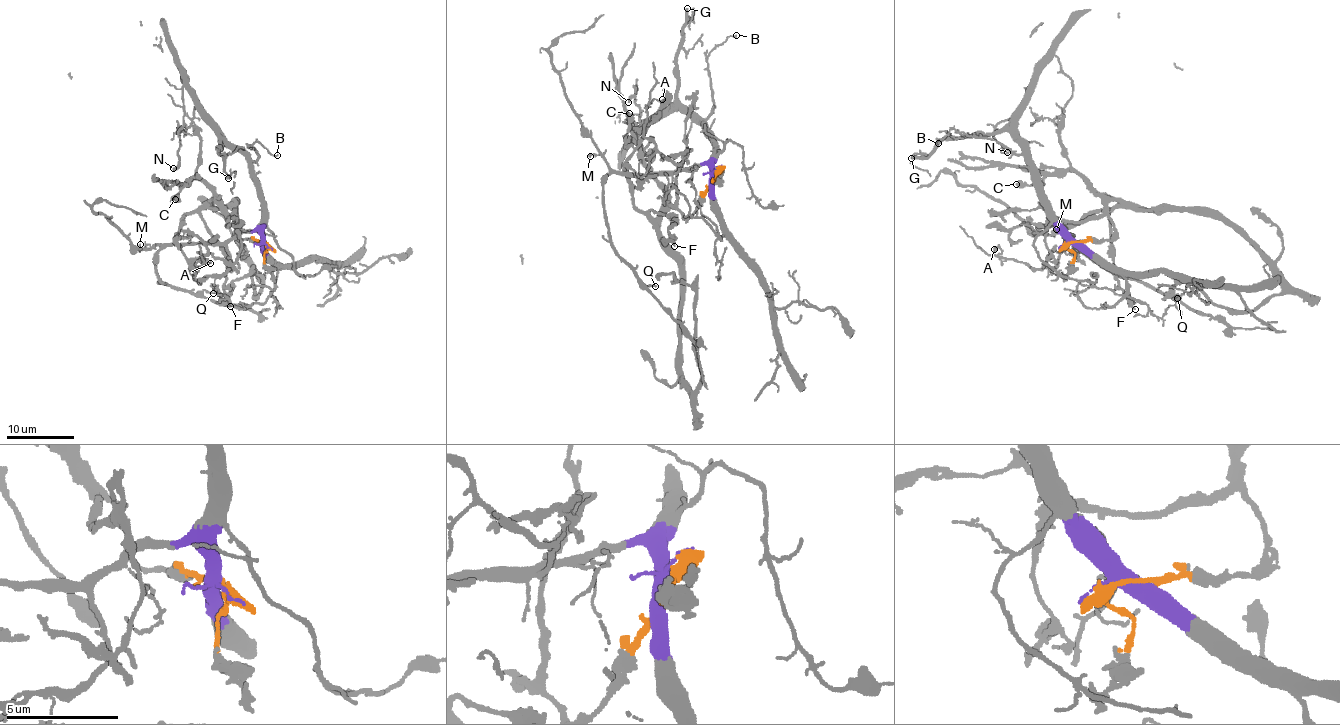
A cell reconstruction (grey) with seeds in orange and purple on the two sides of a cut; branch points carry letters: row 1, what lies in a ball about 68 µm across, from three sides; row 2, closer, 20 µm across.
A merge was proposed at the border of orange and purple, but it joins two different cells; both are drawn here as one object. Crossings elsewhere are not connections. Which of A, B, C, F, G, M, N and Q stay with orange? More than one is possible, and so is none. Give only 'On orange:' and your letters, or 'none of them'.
On orange: C, F

